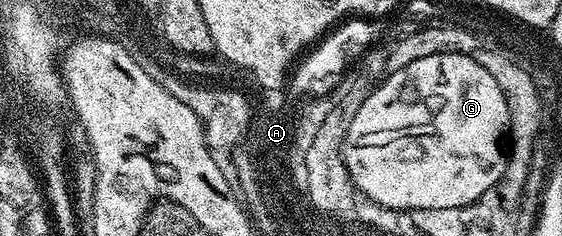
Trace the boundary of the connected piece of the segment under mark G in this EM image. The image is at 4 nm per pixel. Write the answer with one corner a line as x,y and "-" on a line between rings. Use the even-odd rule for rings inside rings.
436,51
434,54
428,58
415,58
414,62
408,62
408,66
404,66
400,70
397,70
396,73
392,73
390,76
386,77
378,86
375,88
372,94
368,94
368,98
365,99
363,104
358,104
356,107
356,116
352,120
352,124
348,126
345,131
345,139
342,141
341,154
346,160
346,168
350,174
352,182
360,189
368,198
374,200
378,204
382,204
386,208
393,209
403,209
411,210
414,208
455,208
456,206
464,206
465,204
471,204
477,200
483,199
487,195
486,191
493,189
497,185
499,178
504,174
507,153
504,151
504,144
502,148
502,136
507,135
508,129
510,126
510,114
509,114
509,102
505,98
505,94
501,92
500,86
497,85
495,78
492,78
491,74
488,74
488,71
480,66
480,63
476,62
473,58
473,55
466,55
464,53
454,53
454,52
439,52

